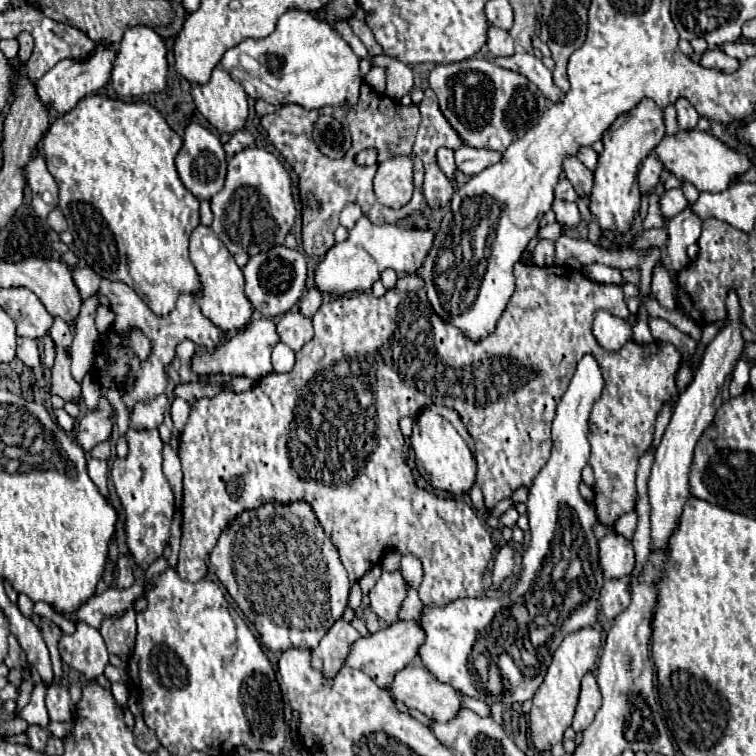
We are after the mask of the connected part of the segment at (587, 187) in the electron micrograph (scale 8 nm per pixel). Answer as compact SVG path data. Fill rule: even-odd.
M568 158L564 160L564 172L566 172L566 178L572 182L576 194L580 198L590 198L590 192L592 192L592 172L588 168L584 168L584 164L580 164L578 158Z

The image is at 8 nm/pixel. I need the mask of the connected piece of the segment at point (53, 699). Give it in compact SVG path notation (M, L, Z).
M50 684L46 690L46 708L50 714L50 722L68 722L72 720L72 702L66 688L60 684Z

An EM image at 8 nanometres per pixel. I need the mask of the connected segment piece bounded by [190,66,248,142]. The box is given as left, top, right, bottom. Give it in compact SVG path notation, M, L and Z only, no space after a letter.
M216 66L206 84L192 84L190 94L202 116L220 134L224 134L224 142L230 134L244 126L248 118L248 100L244 88L232 80L224 68Z

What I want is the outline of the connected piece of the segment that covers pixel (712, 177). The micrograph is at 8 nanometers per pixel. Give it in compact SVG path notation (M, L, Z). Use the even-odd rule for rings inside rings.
M696 128L664 136L660 144L654 148L654 154L670 174L674 174L682 182L694 184L698 192L722 192L724 188L730 186L730 180L734 176L740 176L744 170L752 166L750 156L746 154L742 156L740 152L730 150L718 138L710 136L708 132L700 132Z

